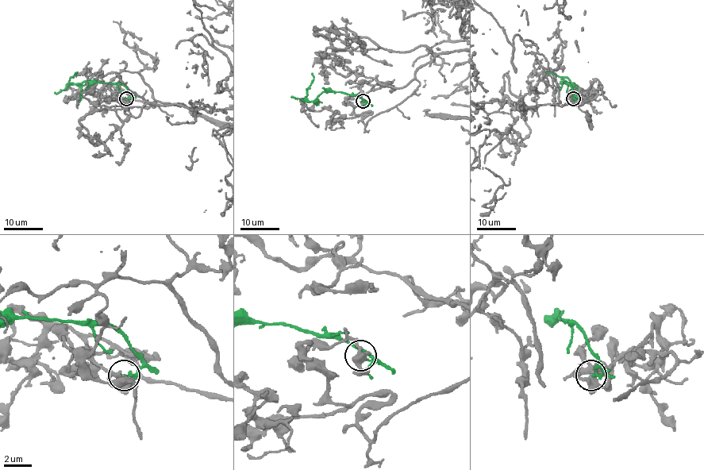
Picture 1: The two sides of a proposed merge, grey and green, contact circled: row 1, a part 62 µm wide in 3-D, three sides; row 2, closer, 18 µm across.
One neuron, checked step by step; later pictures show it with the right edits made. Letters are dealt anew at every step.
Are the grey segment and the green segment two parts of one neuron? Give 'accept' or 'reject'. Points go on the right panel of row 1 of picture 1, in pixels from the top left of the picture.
reject

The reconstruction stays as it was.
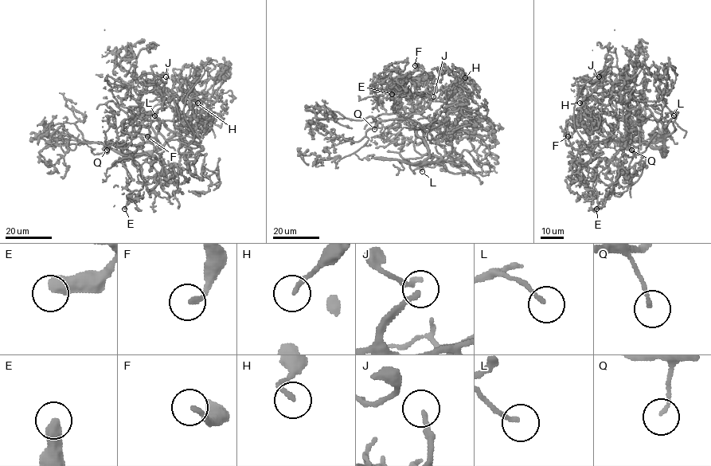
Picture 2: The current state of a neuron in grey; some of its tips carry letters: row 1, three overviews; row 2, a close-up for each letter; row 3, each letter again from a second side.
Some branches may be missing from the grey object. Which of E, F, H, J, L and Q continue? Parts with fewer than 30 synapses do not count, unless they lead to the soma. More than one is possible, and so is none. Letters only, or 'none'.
F, J, L

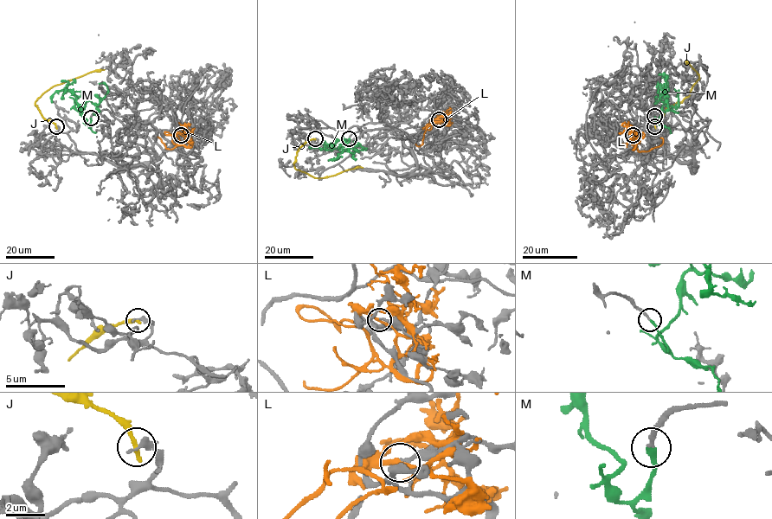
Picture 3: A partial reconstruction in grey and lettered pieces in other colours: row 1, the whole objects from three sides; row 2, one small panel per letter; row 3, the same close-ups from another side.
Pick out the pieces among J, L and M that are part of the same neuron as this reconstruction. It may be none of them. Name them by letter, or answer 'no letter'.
M

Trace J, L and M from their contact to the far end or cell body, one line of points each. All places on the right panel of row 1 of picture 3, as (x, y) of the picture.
J: (654, 126), (665, 110), (690, 94), (699, 79), (687, 61)
L: (633, 135), (640, 151), (660, 146), (663, 142), (660, 137)
M: (654, 117), (659, 124), (656, 120), (663, 105), (668, 103), (667, 85), (661, 99)

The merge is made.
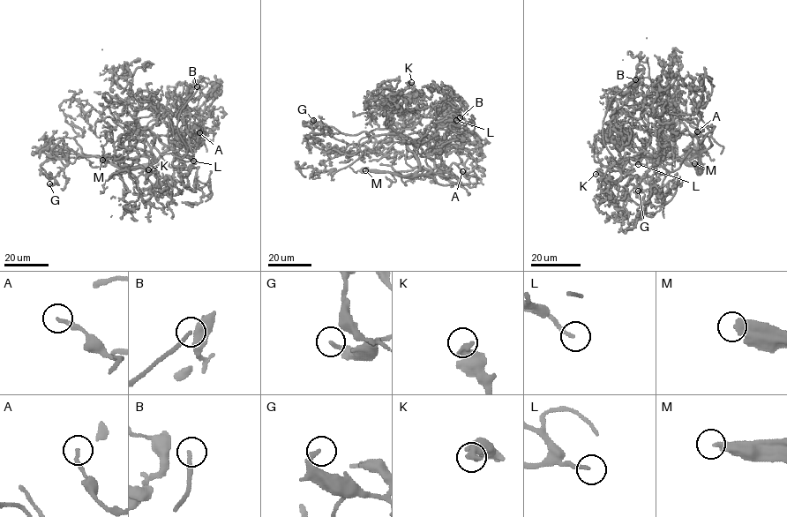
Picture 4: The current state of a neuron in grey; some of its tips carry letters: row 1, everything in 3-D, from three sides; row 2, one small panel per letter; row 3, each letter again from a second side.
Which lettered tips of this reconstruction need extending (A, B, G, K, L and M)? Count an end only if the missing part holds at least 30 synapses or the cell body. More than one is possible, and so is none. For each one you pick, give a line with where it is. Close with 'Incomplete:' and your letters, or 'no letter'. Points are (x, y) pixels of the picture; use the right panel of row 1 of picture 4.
B: Place: (635, 79)
L: Place: (638, 164)
M: Place: (694, 163)
Incomplete: B, L, M

